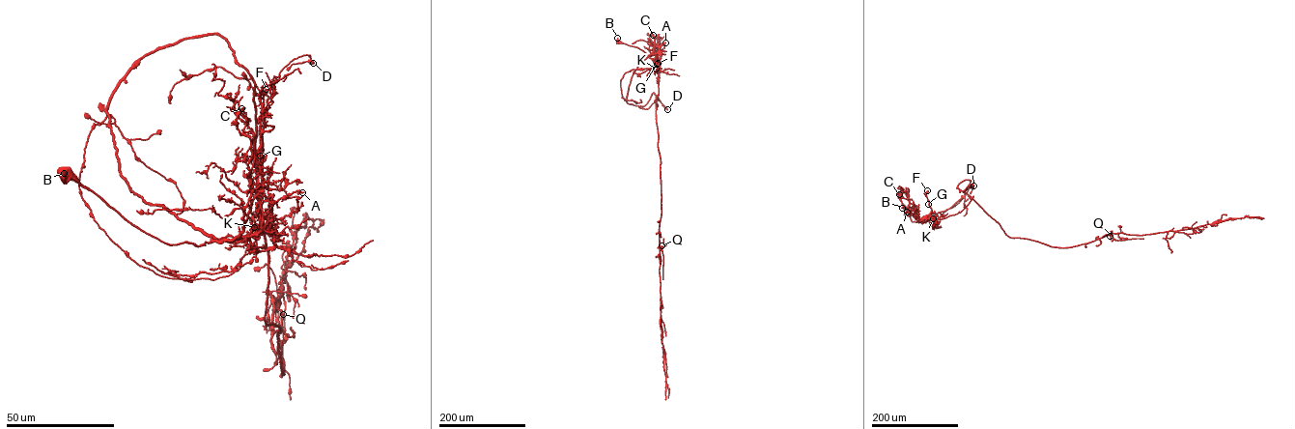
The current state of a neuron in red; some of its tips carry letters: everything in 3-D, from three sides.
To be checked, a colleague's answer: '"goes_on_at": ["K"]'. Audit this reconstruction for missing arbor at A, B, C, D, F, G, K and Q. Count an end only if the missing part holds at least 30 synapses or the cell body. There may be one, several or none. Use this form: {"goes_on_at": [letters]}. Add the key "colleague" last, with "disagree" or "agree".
{"goes_on_at": ["G"], "colleague": "disagree"}

